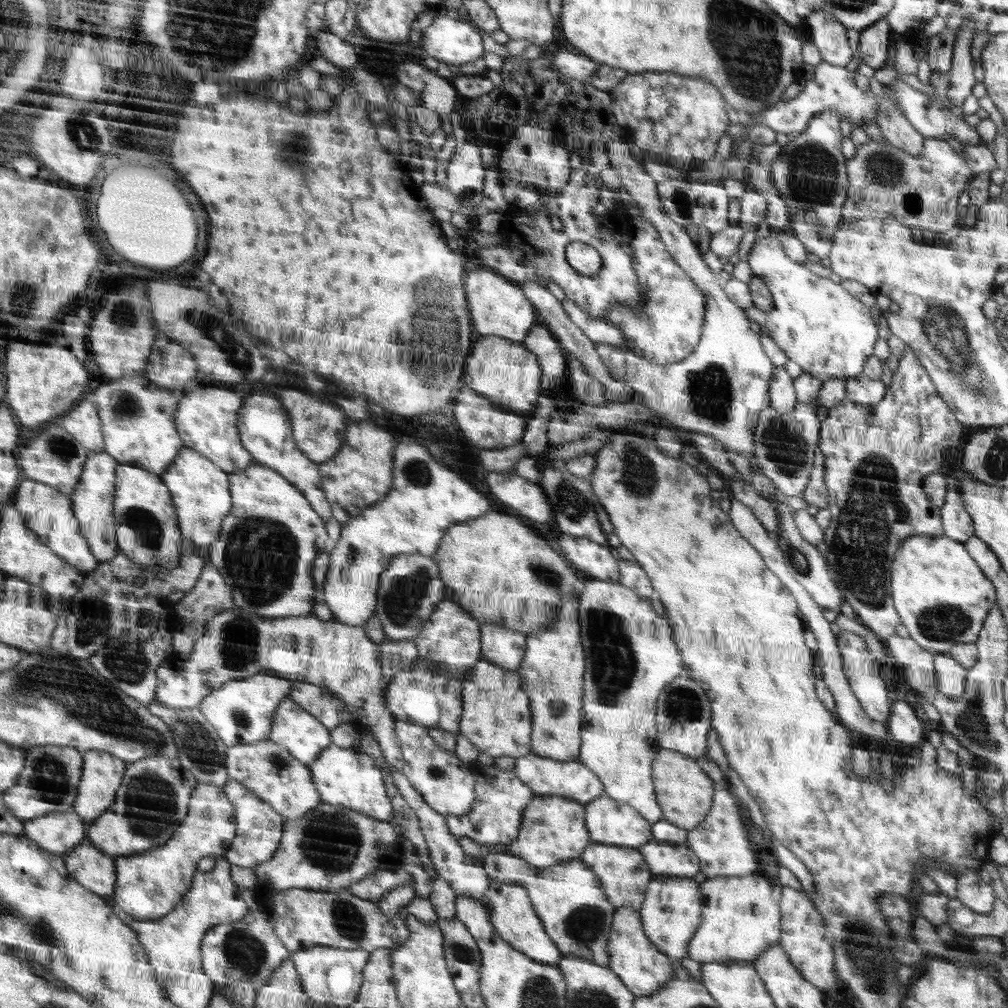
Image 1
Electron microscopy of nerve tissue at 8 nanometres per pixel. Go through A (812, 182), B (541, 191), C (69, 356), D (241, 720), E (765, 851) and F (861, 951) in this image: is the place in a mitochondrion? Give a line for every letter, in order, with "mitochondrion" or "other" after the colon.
A: mitochondrion
B: other
C: other
D: mitochondrion
E: other
F: mitochondrion

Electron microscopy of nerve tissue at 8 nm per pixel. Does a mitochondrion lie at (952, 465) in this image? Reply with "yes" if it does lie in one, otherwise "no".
no

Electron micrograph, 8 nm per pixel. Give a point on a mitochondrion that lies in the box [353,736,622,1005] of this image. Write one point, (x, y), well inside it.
(587, 922)

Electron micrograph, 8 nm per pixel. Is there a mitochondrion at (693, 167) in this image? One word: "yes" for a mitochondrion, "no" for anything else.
no

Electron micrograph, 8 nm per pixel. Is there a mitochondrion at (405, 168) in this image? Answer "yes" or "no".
no

